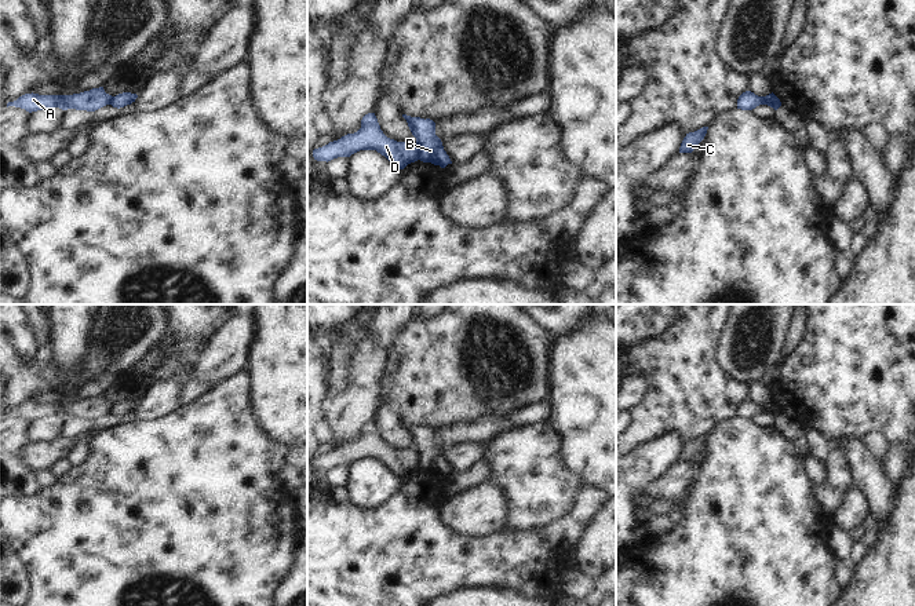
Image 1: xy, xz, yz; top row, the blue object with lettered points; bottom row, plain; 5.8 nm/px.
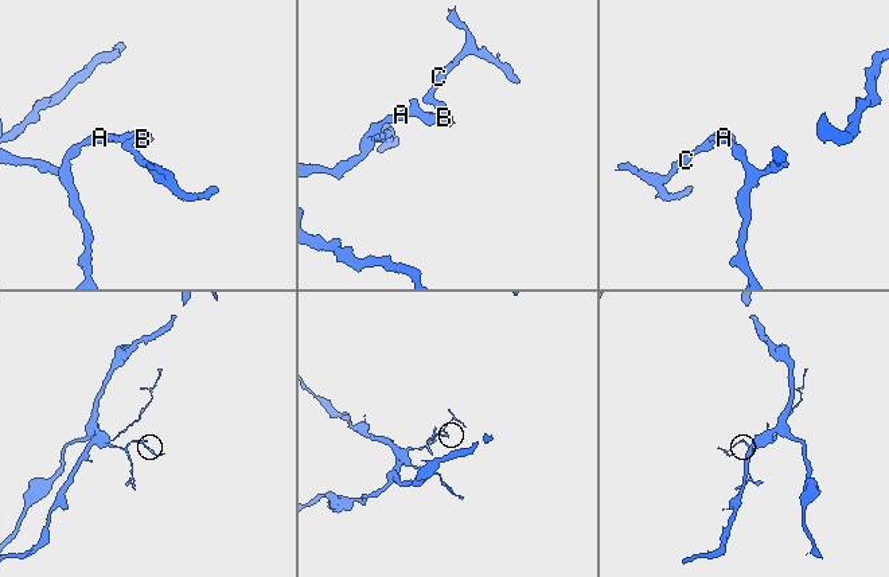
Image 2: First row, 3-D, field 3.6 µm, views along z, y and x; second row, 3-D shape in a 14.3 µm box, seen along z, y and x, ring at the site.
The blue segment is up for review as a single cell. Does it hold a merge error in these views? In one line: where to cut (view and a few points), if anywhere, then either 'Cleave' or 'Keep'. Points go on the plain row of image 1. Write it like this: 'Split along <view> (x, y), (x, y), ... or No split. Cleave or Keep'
Split along xz (416, 451), (419, 467). Cleave

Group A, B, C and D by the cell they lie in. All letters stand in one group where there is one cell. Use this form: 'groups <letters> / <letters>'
groups A D / B C

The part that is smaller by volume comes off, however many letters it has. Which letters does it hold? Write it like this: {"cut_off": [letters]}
{"cut_off": ["B", "C"]}

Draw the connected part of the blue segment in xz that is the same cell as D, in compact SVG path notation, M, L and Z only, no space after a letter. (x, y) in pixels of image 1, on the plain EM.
M375 421L362 426L361 437L357 441L314 457L313 466L317 470L328 471L338 466L350 466L360 459L376 459L398 478L404 478L408 472L419 468L419 453L387 446L380 438Z

